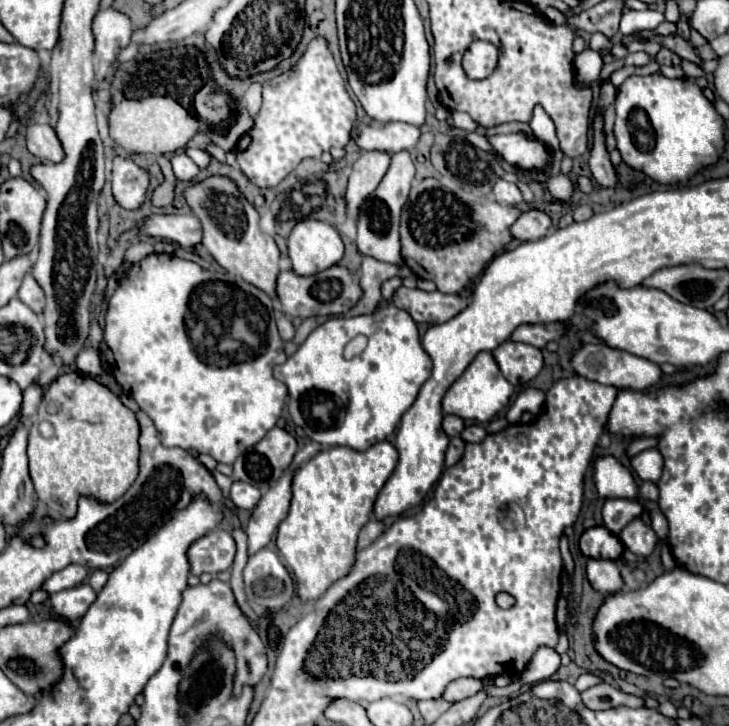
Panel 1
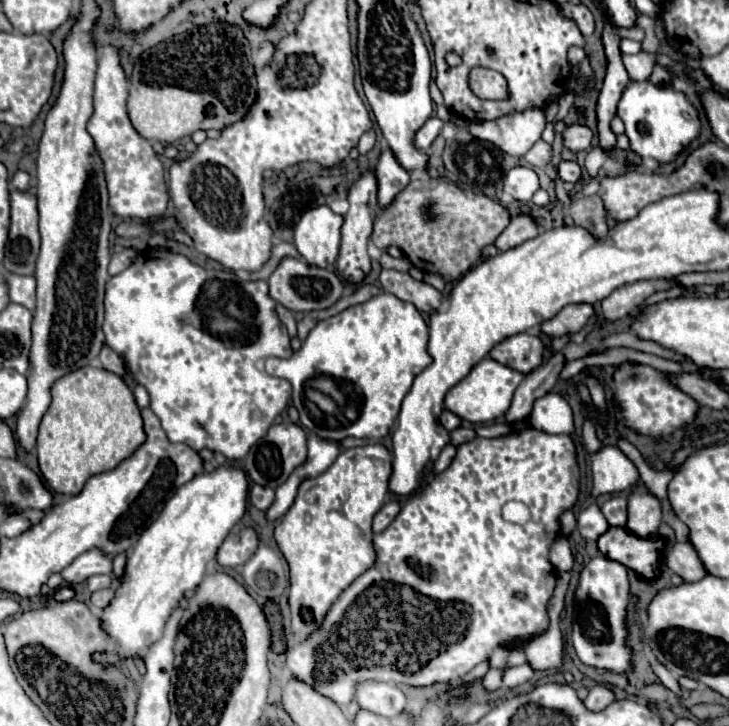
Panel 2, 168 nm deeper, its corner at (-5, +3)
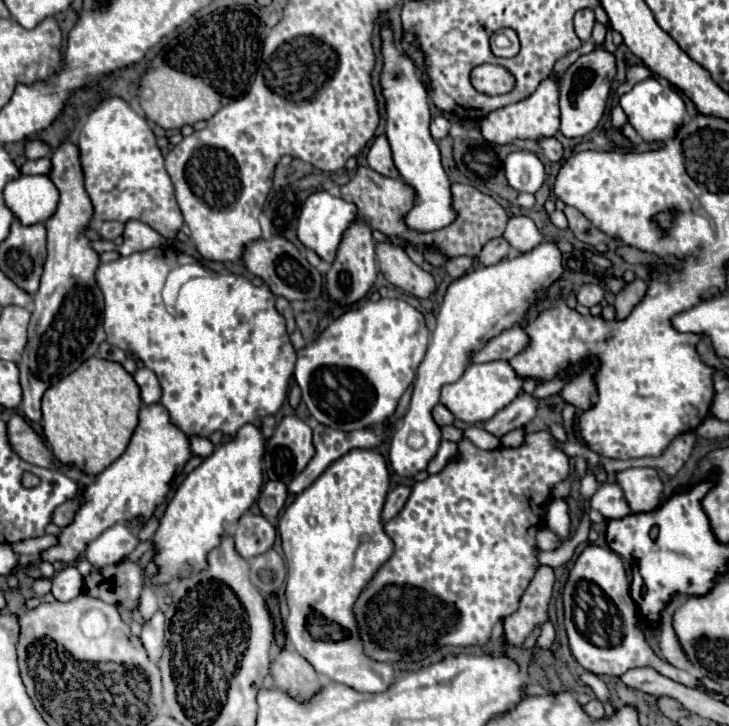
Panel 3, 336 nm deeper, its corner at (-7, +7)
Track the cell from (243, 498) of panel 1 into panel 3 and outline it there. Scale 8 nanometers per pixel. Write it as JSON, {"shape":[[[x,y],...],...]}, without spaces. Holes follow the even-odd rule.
{"shape":[[[277,480],[277,482],[267,482],[267,484],[263,486],[257,504],[259,504],[263,516],[267,516],[267,518],[273,520],[273,518],[277,518],[279,512],[283,510],[287,498],[289,498],[287,486]]]}

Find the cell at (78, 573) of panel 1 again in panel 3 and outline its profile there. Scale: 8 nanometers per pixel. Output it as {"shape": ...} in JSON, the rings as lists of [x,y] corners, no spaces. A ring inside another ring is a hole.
{"shape":[[[115,524],[105,532],[101,532],[101,536],[89,542],[85,550],[85,558],[99,568],[117,564],[123,558],[127,558],[137,548],[137,544],[139,544],[139,538],[129,526]]]}

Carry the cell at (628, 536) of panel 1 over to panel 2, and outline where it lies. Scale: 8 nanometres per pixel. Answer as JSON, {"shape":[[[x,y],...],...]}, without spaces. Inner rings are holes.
{"shape":[[[631,492],[627,530],[639,538],[651,538],[661,524],[661,502],[647,492]]]}

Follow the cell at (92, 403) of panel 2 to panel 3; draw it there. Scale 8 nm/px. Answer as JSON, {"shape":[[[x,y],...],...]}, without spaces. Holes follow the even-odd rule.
{"shape":[[[93,356],[45,392],[41,426],[57,460],[97,476],[125,452],[139,408],[141,398],[133,376],[119,362]]]}

